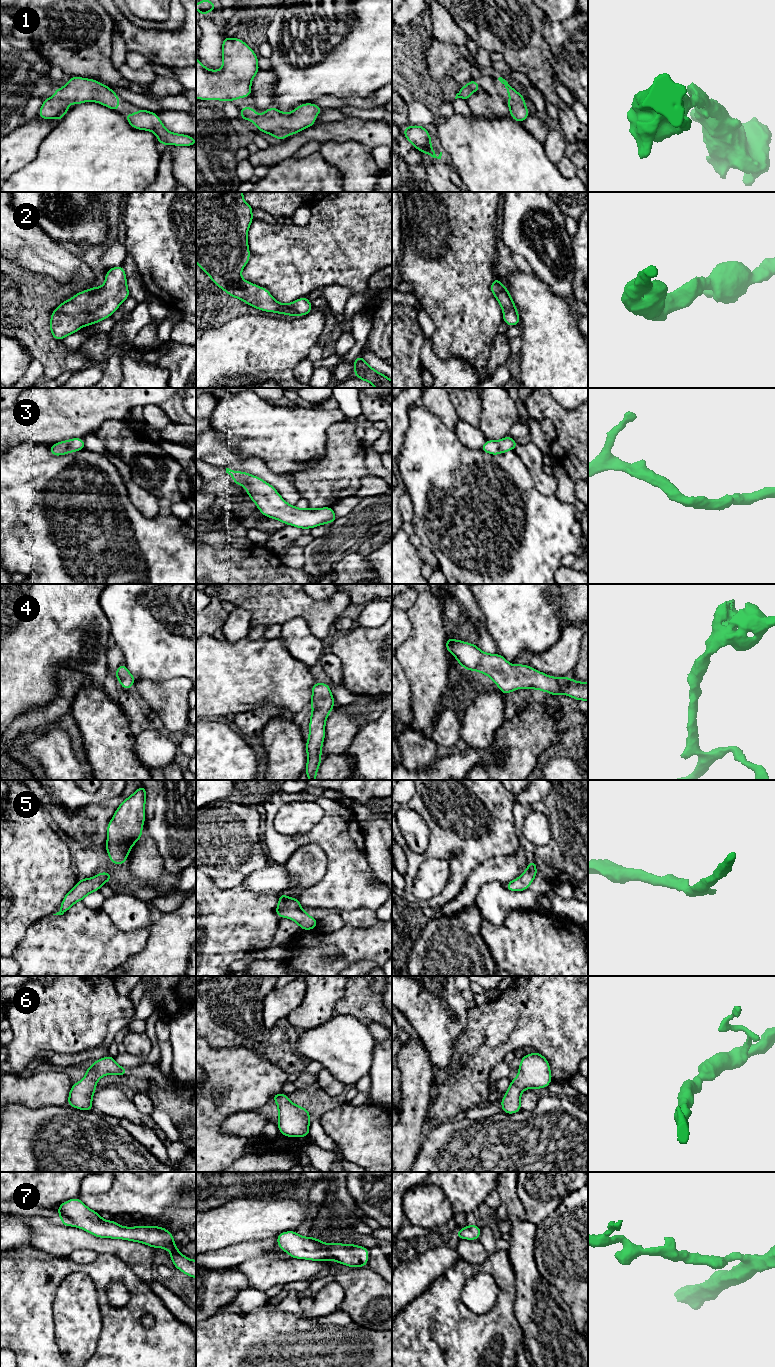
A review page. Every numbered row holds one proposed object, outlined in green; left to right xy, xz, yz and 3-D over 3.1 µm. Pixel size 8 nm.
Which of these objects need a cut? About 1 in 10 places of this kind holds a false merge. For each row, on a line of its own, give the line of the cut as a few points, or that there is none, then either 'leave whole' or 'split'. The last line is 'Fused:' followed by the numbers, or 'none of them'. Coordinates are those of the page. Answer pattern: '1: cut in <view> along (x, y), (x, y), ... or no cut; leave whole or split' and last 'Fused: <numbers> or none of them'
1: no cut; leave whole
2: no cut; leave whole
3: no cut; leave whole
4: no cut; leave whole
5: no cut; leave whole
6: no cut; leave whole
7: no cut; leave whole
Fused: none of them

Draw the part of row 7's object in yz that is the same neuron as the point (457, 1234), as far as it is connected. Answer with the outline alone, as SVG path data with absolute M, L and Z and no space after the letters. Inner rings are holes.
M467 1225L465 1228L459 1229L456 1238L478 1240L482 1229L475 1225Z

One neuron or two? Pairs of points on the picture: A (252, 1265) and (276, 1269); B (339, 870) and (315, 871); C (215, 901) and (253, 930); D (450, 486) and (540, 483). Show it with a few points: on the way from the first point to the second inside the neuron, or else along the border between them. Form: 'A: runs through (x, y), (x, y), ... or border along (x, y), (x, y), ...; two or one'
A: runs through (258, 1269), (270, 1269); one
B: border along (327, 860), (327, 869), (324, 875), (309, 888); two
C: runs through (224, 910), (235, 921), (244, 921); one
D: border along (522, 463), (535, 487), (543, 494), (554, 495); two

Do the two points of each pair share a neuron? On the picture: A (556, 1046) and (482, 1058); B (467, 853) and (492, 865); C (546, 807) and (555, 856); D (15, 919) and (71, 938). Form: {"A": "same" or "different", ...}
{"A": "same", "B": "different", "C": "same", "D": "different"}

